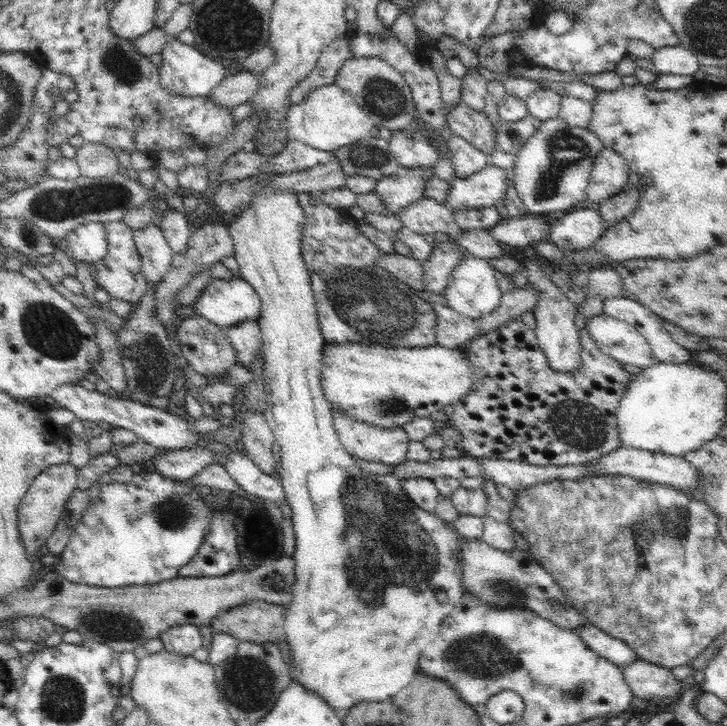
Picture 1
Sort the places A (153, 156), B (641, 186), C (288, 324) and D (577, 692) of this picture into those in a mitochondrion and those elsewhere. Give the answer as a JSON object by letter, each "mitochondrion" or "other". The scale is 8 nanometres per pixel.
{"A":"other","B":"other","C":"other","D":"mitochondrion"}

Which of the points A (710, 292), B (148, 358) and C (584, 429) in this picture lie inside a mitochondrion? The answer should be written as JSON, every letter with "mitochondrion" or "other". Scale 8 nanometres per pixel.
{"A":"mitochondrion","B":"mitochondrion","C":"mitochondrion"}

